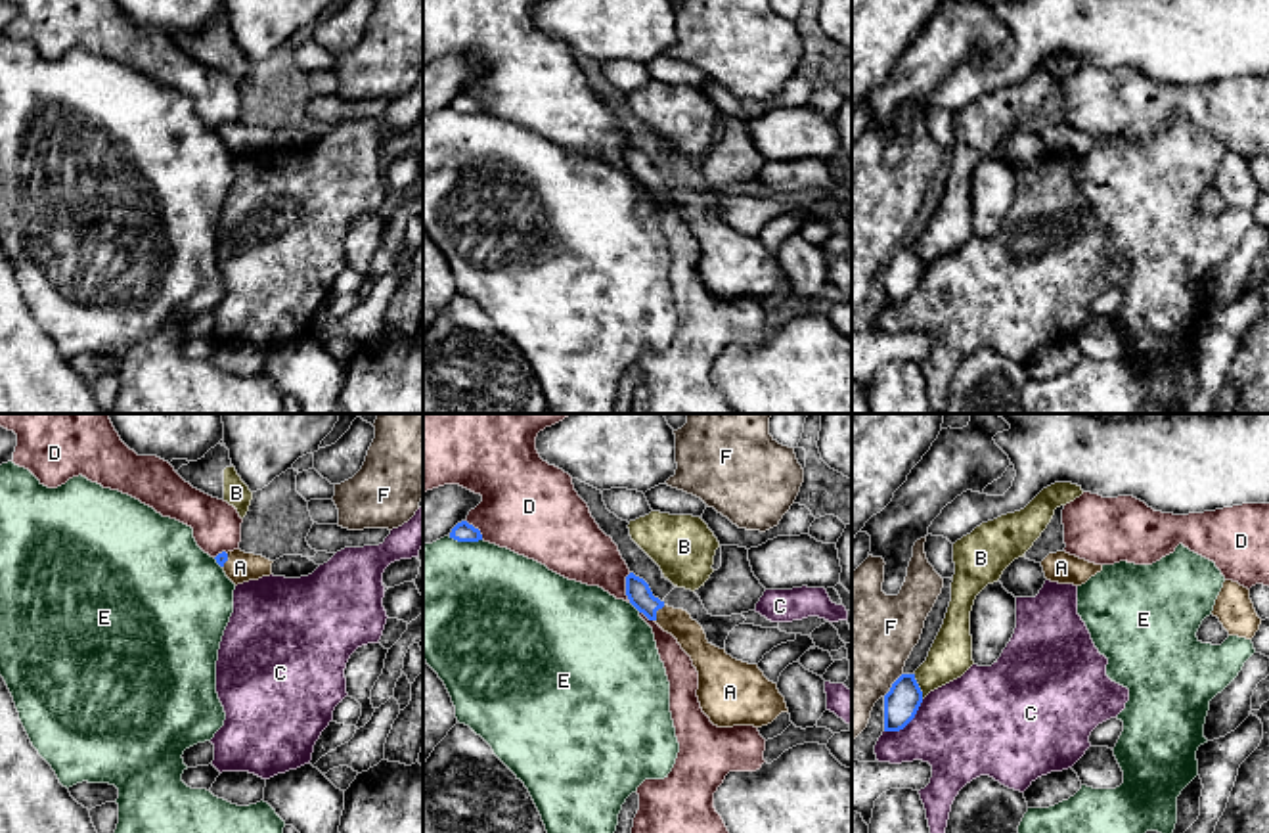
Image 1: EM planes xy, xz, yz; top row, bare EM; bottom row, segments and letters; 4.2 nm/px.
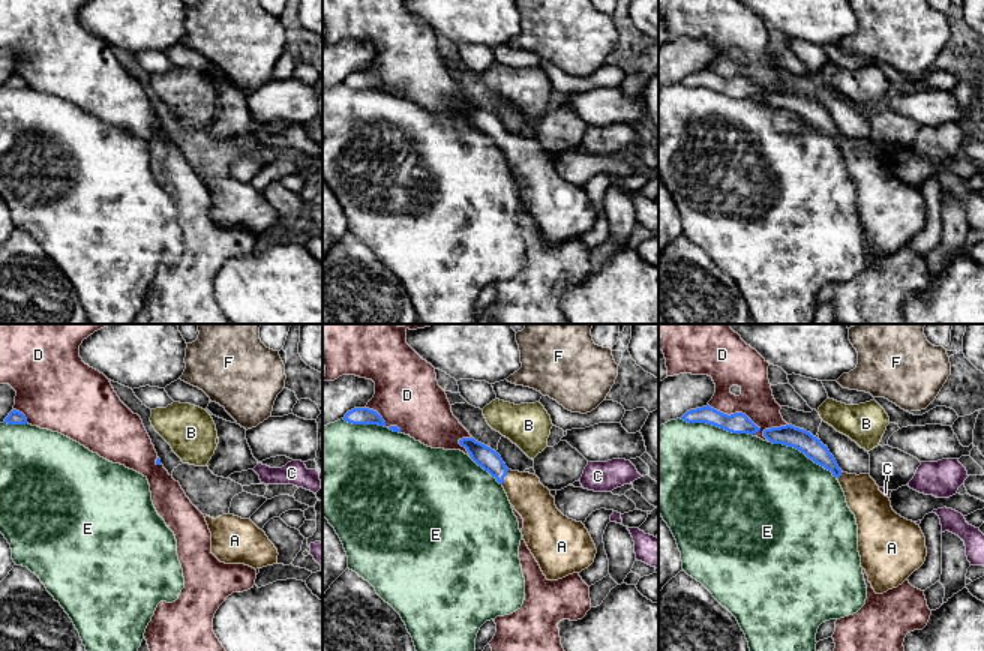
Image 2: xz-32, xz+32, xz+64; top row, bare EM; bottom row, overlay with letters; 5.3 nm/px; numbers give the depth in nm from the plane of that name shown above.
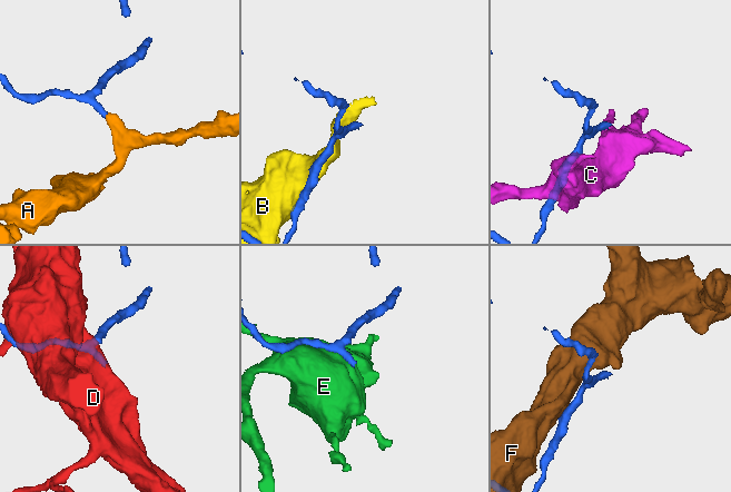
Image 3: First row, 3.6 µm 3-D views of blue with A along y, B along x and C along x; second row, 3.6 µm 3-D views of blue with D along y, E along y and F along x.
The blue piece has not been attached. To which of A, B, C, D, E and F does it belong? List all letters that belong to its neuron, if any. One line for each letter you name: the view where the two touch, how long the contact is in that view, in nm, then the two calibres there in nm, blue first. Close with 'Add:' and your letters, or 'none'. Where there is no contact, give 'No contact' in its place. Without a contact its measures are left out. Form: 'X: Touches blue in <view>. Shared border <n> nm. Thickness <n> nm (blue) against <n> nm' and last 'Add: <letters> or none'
A: Touches blue in xz. Shared border 80 nm. Thickness 100 nm (blue) against 120 nm
Add: A

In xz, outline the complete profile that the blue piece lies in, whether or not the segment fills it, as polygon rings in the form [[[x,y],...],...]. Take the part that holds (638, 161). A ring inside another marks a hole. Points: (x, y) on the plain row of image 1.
[[[630,144],[626,147],[630,174],[672,205],[691,228],[699,243],[697,268],[702,283],[718,299],[771,295],[789,283],[777,255],[769,253],[758,236],[733,230],[706,211],[702,197],[683,180],[668,178],[653,167],[649,155]]]

